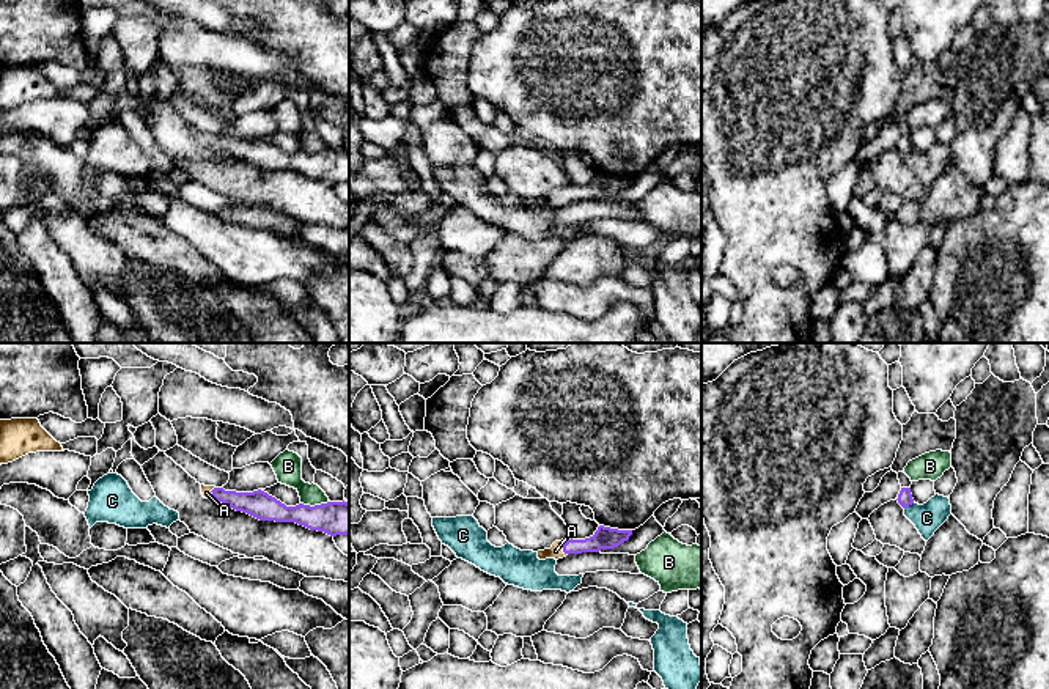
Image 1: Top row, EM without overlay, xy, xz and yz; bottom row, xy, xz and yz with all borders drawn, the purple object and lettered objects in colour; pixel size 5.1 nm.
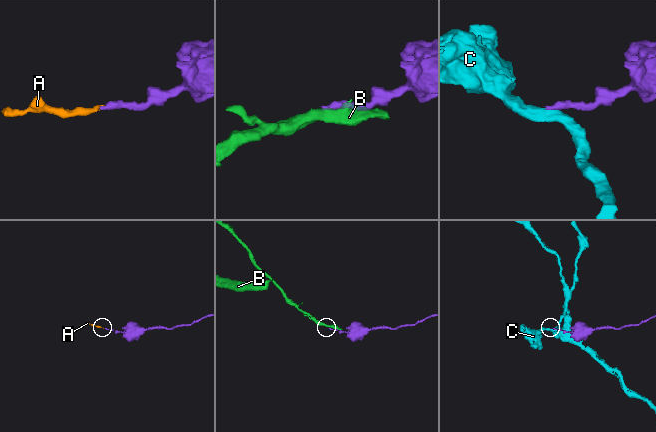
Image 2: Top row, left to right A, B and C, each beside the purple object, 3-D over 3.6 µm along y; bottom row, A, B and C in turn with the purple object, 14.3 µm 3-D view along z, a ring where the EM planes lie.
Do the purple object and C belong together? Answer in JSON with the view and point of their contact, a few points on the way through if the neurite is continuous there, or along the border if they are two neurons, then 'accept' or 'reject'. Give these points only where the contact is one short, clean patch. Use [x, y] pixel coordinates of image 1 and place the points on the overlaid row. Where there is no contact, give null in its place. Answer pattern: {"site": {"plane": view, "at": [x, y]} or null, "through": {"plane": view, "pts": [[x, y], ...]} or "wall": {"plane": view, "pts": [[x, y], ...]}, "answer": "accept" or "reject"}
{"site": {"plane": "yz", "at": [909, 504]}, "wall": {"plane": "yz", "pts": [[914, 502], [905, 508]]}, "answer": "reject"}

